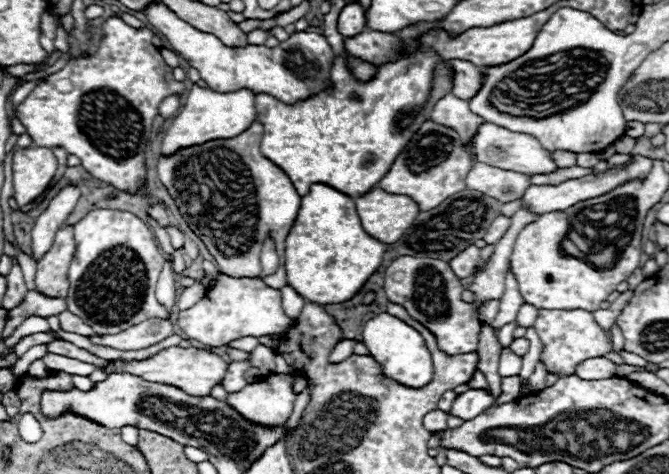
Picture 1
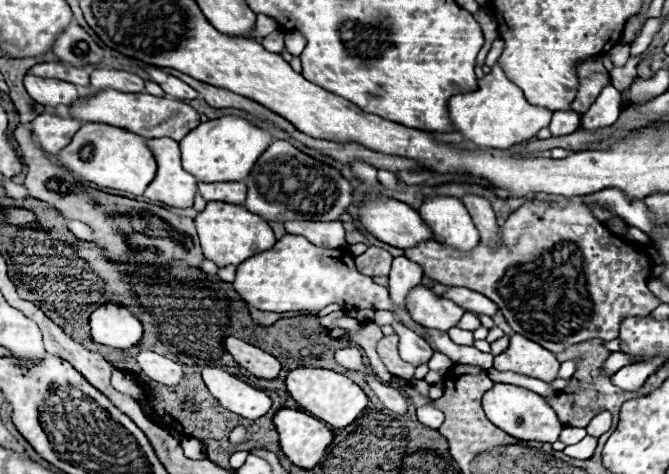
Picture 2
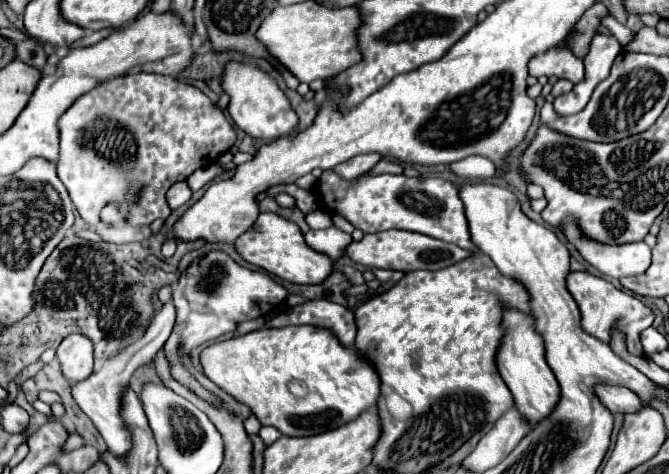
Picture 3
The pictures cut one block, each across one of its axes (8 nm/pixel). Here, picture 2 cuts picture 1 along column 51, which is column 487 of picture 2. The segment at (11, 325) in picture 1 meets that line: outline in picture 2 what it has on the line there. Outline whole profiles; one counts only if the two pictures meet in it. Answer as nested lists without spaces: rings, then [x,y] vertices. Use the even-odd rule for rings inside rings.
[[[452,288],[450,292],[442,294],[444,298],[456,302],[458,306],[462,306],[464,310],[472,310],[476,314],[486,314],[486,316],[494,316],[498,312],[498,306],[486,298],[484,294],[480,292],[474,292],[474,290],[468,290],[468,288]]]

